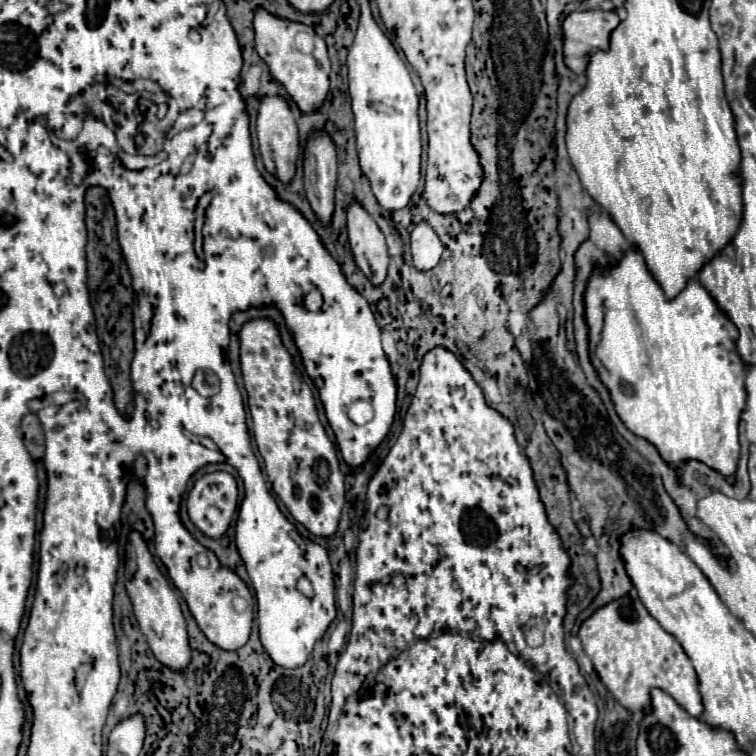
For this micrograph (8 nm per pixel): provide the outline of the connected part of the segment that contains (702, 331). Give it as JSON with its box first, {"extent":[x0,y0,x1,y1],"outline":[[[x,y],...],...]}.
{"extent":[586,250,746,482],"outline":[[[628,250],[614,268],[610,268],[610,270],[594,270],[594,274],[592,274],[590,282],[588,282],[588,288],[586,288],[586,322],[588,322],[588,328],[590,328],[590,360],[596,366],[600,380],[610,390],[614,408],[616,408],[620,420],[626,424],[626,428],[630,432],[634,432],[636,436],[642,436],[648,442],[652,442],[660,450],[662,458],[668,464],[680,466],[682,462],[686,462],[690,458],[696,458],[696,460],[708,464],[710,468],[718,470],[720,474],[724,474],[730,482],[734,482],[734,472],[736,472],[738,454],[740,454],[738,422],[740,422],[740,414],[744,410],[744,400],[746,400],[746,390],[744,390],[746,366],[742,364],[742,360],[740,360],[740,356],[736,352],[736,338],[738,338],[736,326],[720,312],[720,308],[716,306],[712,296],[704,290],[704,286],[694,278],[694,280],[688,282],[688,286],[674,300],[666,300],[660,284],[654,280],[650,270],[646,268],[642,254],[636,252],[636,250]]]}

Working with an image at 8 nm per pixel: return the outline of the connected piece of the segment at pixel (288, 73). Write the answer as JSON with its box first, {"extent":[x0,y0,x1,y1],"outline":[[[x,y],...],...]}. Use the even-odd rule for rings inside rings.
{"extent":[254,8,330,112],"outline":[[[264,8],[254,10],[254,30],[256,30],[256,52],[268,64],[270,74],[280,84],[284,84],[284,88],[294,98],[298,108],[302,112],[310,112],[310,110],[322,106],[322,102],[328,94],[328,86],[330,86],[330,80],[328,80],[330,60],[328,60],[328,52],[326,52],[326,42],[322,38],[318,38],[310,26],[304,26],[300,22],[292,22],[286,18],[278,18]],[[300,30],[314,36],[314,50],[310,54],[302,54],[294,46],[294,38]]]}

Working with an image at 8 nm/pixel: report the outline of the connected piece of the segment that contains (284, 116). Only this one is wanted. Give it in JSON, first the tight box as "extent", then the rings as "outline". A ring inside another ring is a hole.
{"extent":[258,96,298,184],"outline":[[[262,96],[260,108],[258,108],[258,142],[260,142],[260,154],[264,160],[264,166],[270,174],[280,178],[284,184],[290,182],[290,178],[296,172],[296,156],[298,156],[298,128],[294,122],[294,116],[290,112],[288,102],[282,96]]]}

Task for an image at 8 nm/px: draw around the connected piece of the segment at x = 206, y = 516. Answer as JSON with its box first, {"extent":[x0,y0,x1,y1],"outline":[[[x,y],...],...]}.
{"extent":[188,474,238,538],"outline":[[[204,474],[188,494],[188,516],[206,536],[220,538],[238,506],[238,486],[232,474]]]}

